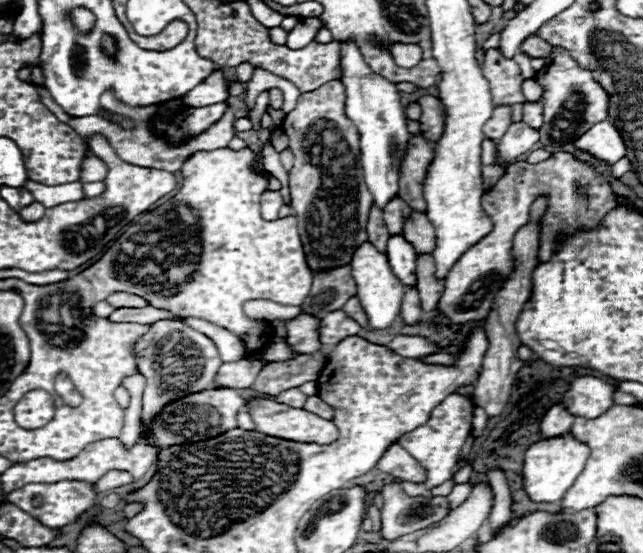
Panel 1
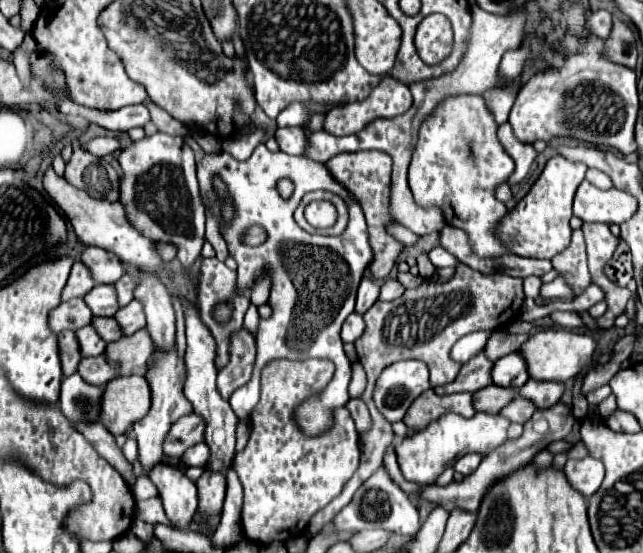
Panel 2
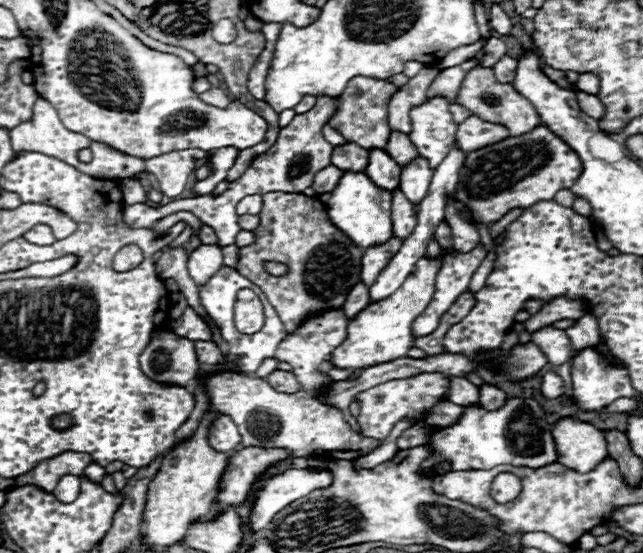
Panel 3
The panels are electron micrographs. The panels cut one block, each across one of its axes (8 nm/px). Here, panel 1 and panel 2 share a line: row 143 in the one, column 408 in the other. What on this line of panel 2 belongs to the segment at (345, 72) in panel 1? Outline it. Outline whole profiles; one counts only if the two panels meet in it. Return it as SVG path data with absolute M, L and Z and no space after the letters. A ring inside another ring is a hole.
M394 362L378 378L374 402L388 422L398 422L404 418L410 404L428 388L428 366L424 362Z

